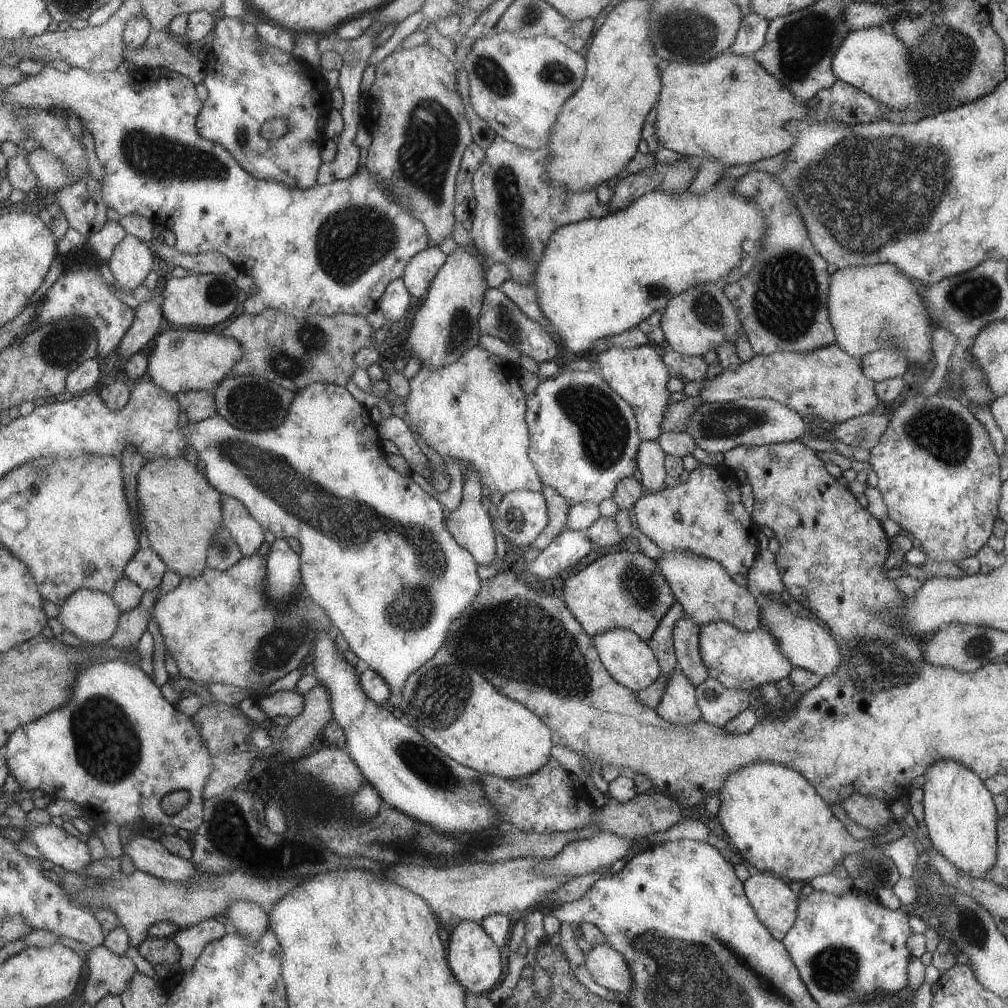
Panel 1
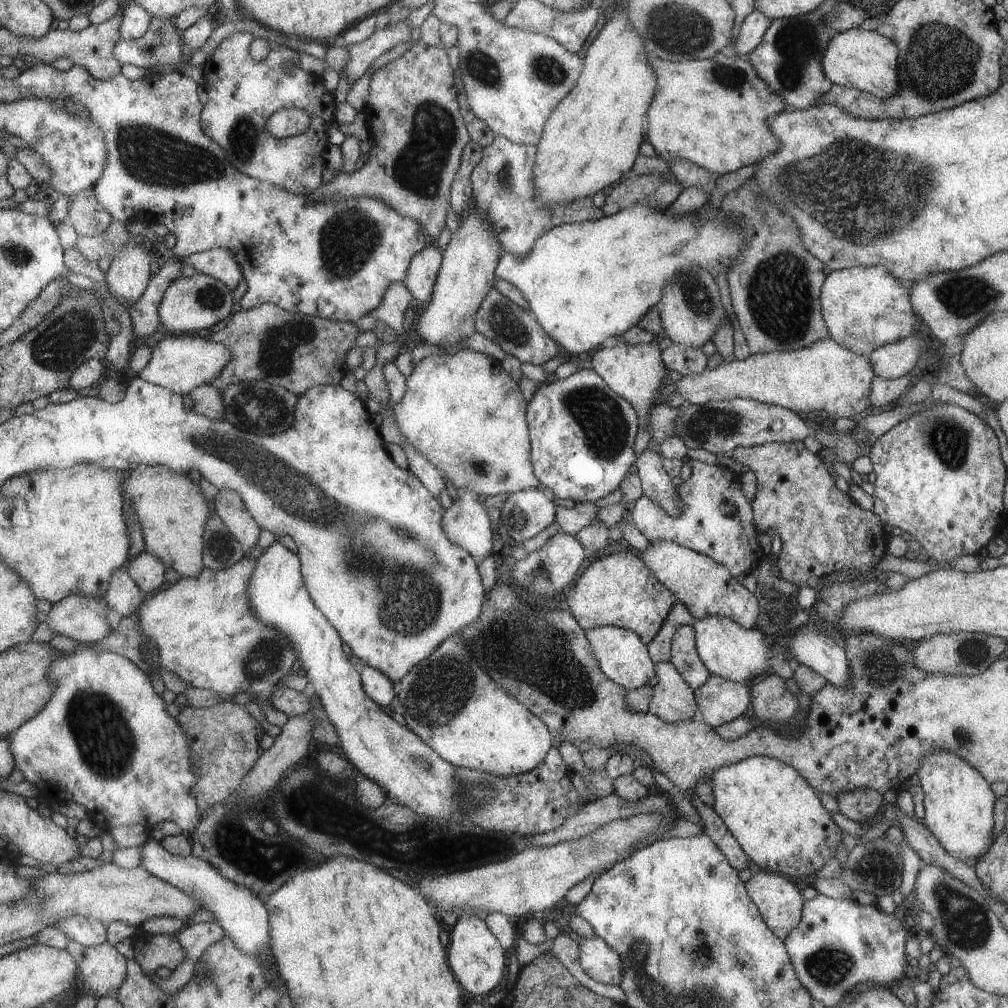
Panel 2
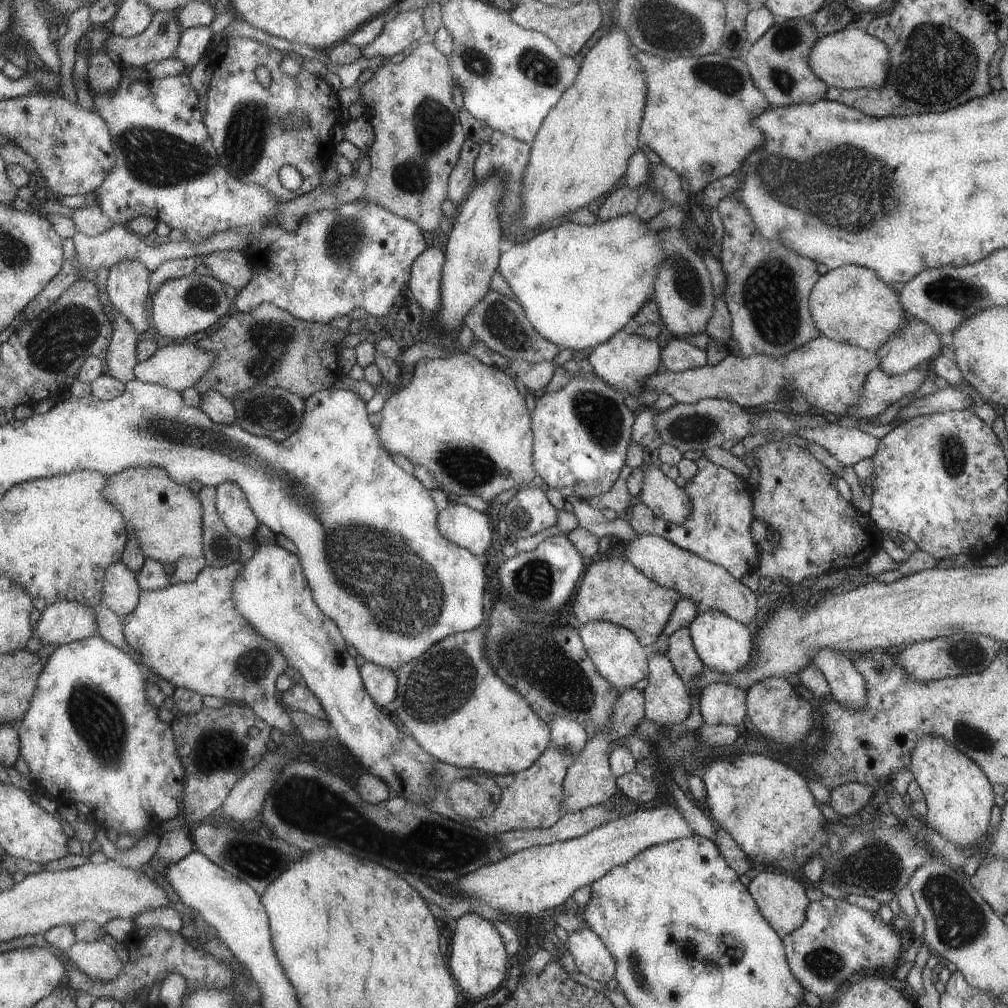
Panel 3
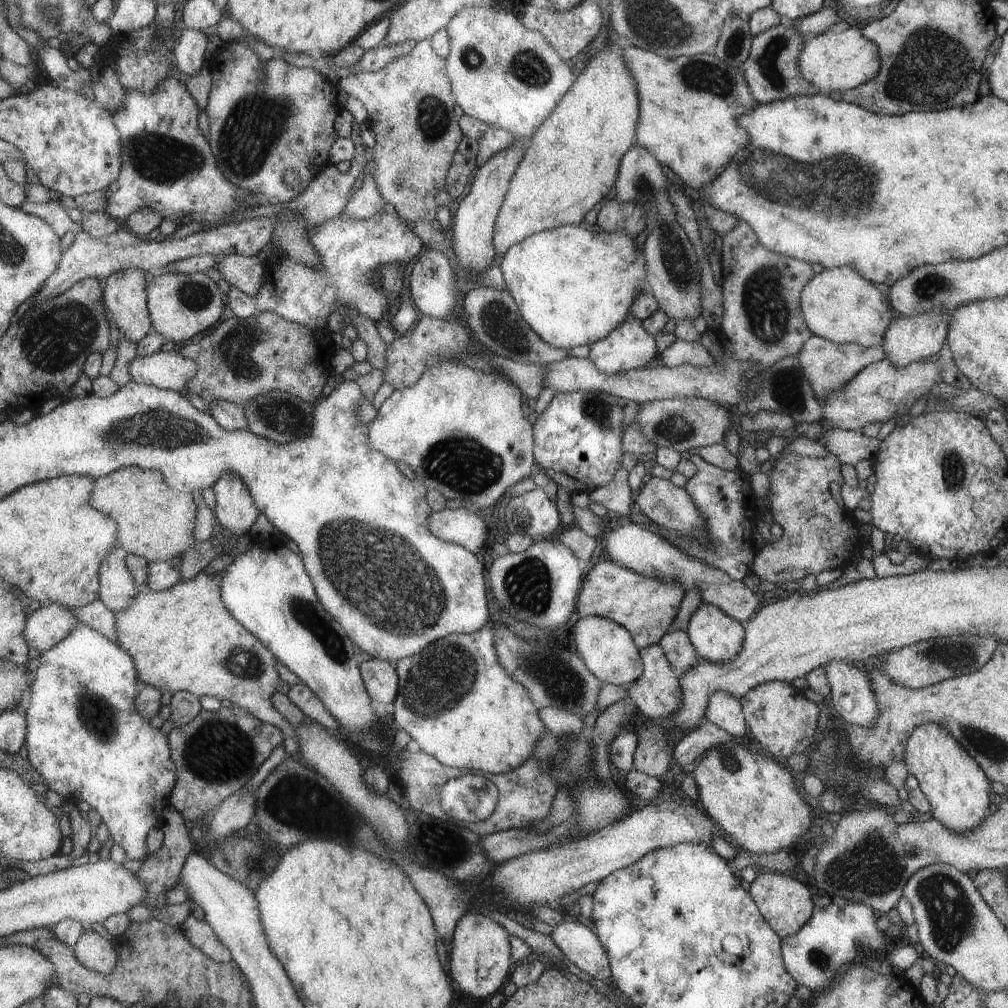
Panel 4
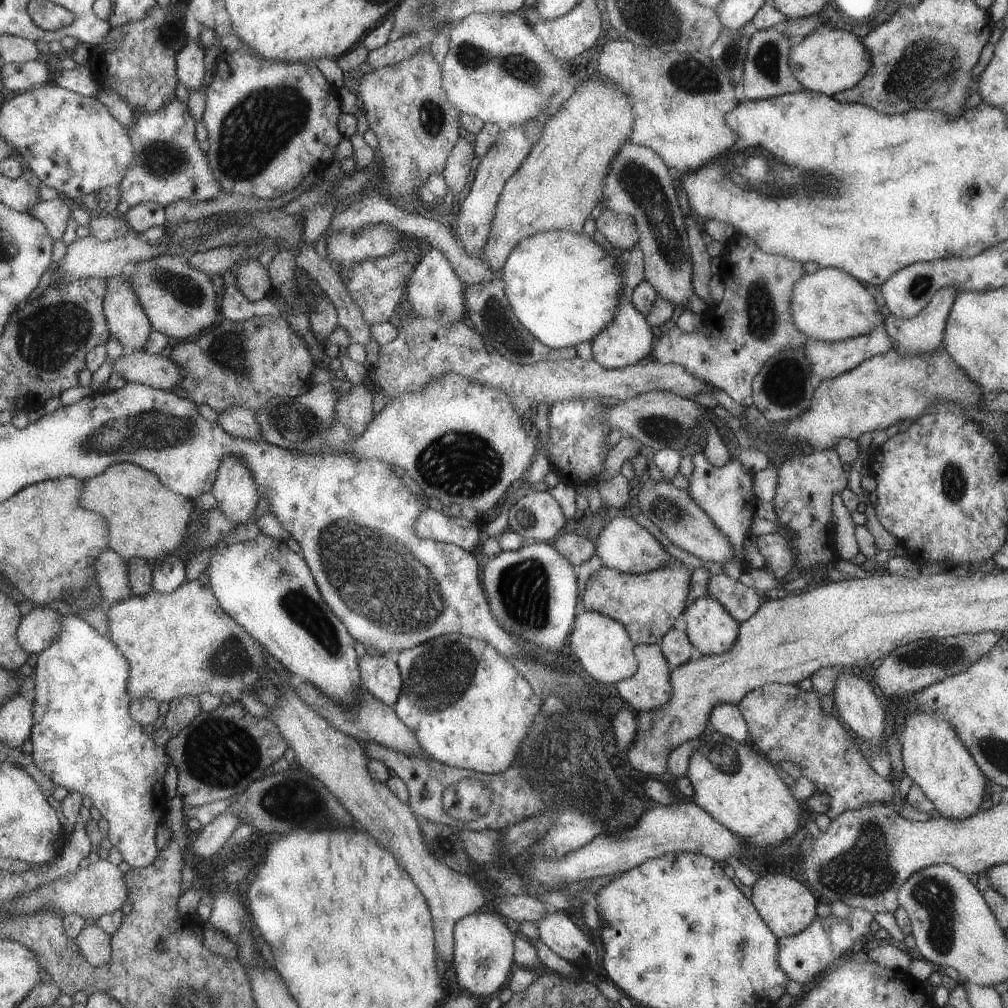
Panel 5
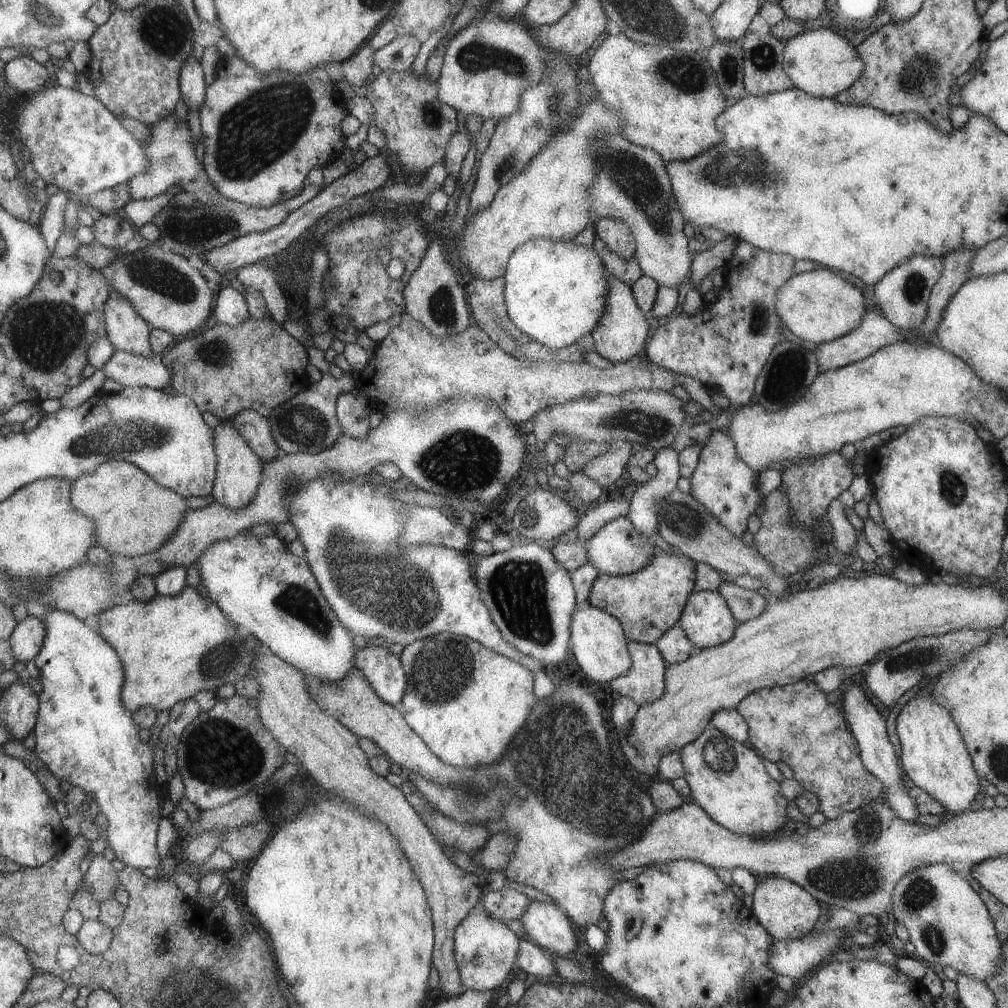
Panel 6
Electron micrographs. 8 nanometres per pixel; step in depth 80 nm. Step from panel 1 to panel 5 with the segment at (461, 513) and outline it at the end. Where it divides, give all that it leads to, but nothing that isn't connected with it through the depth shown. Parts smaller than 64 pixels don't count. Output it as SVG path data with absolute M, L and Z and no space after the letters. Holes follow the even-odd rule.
M431 508L423 510L414 523L414 532L418 538L425 538L443 544L453 544L469 553L479 544L479 530L473 522L467 522L459 514L443 516Z

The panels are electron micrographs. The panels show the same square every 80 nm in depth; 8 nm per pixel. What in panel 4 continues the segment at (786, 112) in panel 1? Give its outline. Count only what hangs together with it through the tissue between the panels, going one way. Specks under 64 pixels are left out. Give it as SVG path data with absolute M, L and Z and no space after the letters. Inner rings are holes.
M622 48L627 66L631 66L631 76L636 83L639 95L638 126L634 145L650 152L659 162L671 169L681 179L688 193L695 193L706 187L724 172L735 154L748 144L750 136L743 130L736 119L749 113L758 105L742 71L718 60L712 52L669 58L655 56L639 48Z

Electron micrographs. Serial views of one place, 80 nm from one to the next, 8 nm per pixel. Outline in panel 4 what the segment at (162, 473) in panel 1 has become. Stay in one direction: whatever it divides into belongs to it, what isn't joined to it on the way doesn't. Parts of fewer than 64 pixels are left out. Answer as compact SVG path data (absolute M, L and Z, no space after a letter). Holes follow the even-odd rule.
M127 466L100 477L96 480L92 505L116 519L120 529L117 546L127 554L141 556L147 563L161 563L183 555L178 568L182 580L193 580L212 560L230 548L233 551L236 545L237 536L232 533L212 537L210 541L193 542L195 504L191 494L171 488L159 471ZM219 544L226 548L219 549Z

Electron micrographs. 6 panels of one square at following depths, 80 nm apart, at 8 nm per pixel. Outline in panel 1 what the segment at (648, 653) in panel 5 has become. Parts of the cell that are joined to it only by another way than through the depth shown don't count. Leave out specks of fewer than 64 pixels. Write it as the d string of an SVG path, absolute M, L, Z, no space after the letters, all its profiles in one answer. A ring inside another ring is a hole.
M675 668L668 674L662 697L654 710L659 718L674 725L686 725L701 718L694 685L681 671Z

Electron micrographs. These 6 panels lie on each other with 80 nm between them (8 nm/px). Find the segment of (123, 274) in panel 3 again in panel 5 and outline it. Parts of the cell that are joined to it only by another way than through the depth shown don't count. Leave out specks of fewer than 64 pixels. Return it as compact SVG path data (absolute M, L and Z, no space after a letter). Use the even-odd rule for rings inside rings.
M123 275L108 279L104 311L111 336L124 351L143 351L145 340L149 336L150 320L147 320L138 296L131 290Z

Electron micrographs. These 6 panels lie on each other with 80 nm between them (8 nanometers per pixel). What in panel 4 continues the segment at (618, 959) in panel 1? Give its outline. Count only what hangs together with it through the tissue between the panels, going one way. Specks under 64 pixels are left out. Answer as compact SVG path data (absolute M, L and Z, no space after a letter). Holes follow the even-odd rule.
M566 918L565 923L552 928L548 934L555 947L575 965L581 974L608 982L609 958L598 936L582 922Z

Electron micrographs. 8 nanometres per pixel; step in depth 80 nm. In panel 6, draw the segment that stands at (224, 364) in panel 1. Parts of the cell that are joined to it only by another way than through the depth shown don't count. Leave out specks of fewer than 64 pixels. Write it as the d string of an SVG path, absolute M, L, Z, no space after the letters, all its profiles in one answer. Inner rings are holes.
M117 351L116 354L101 368L107 379L119 382L124 388L127 387L149 387L151 389L161 390L169 385L170 372L161 362L161 356L137 356L136 354L125 351Z

